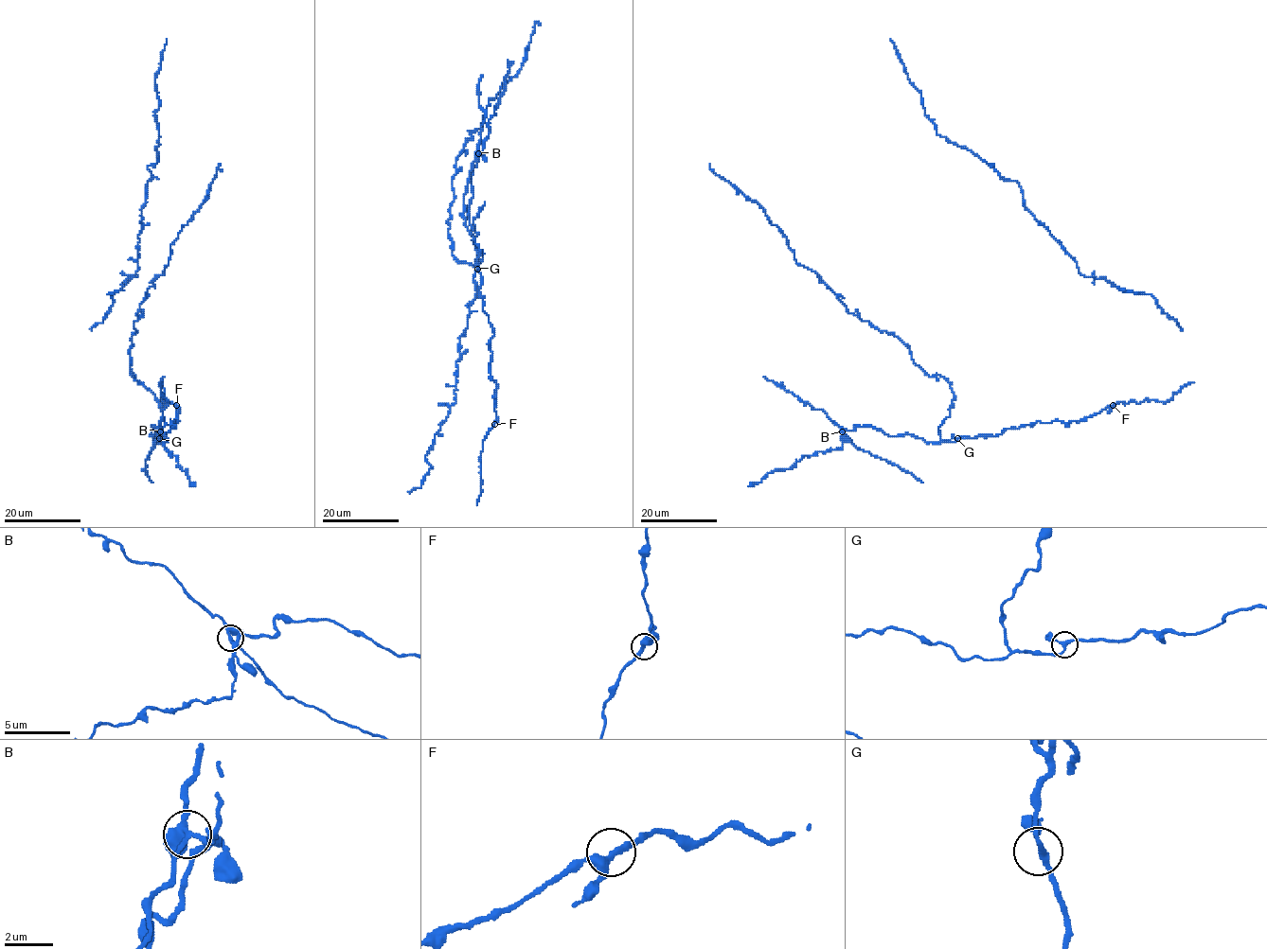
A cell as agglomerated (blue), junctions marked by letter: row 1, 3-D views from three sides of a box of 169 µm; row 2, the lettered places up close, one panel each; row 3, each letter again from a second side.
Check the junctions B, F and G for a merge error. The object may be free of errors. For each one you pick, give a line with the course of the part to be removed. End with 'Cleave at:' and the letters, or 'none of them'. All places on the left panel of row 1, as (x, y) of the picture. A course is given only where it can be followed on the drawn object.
B: foreign part runs (160, 430), (145, 460), (147, 476), (152, 483)
Cleave at: B

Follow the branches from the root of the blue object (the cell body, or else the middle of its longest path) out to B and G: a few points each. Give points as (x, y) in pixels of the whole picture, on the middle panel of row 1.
B: (493, 424), (493, 330), (483, 309), (479, 248), (468, 215), (478, 153)
G: (493, 424), (496, 382), (489, 368), (489, 342), (493, 330), (483, 309), (479, 290), (482, 277), (477, 269)

